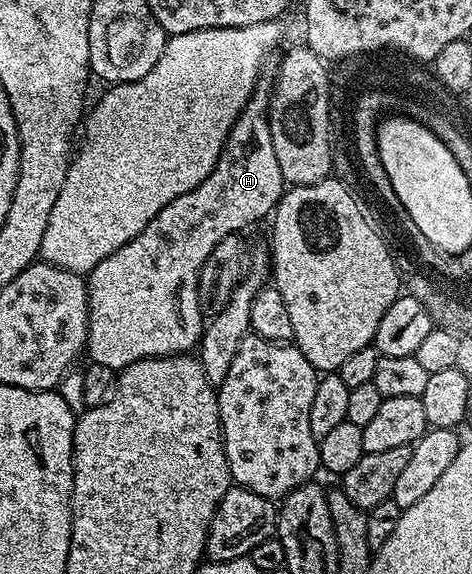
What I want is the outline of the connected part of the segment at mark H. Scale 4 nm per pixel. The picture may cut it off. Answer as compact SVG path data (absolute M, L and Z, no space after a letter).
M261 76L256 81L256 87L252 89L247 104L242 108L238 120L234 120L234 124L230 128L228 138L224 141L224 147L216 161L216 167L210 172L210 176L206 176L206 180L202 180L202 184L198 184L198 188L186 192L186 196L178 196L178 200L170 200L170 204L166 204L166 208L162 208L162 212L158 212L158 216L154 216L154 220L150 220L150 224L146 224L146 228L142 228L142 232L138 232L138 236L134 236L134 240L122 244L122 248L118 248L118 252L106 256L106 260L102 260L102 264L98 264L87 274L88 345L86 354L87 357L90 356L89 359L92 362L106 364L106 368L119 372L143 358L165 358L167 354L187 354L197 349L206 325L205 316L198 308L198 276L202 272L202 264L206 264L206 256L210 256L210 252L214 252L214 244L218 244L218 240L222 240L222 236L247 231L247 226L254 225L259 218L267 219L275 211L276 205L280 202L286 189L282 168L278 168L278 156L274 156L274 140L270 136L270 124L268 123L268 100L272 96L273 85L273 79L268 76Z

